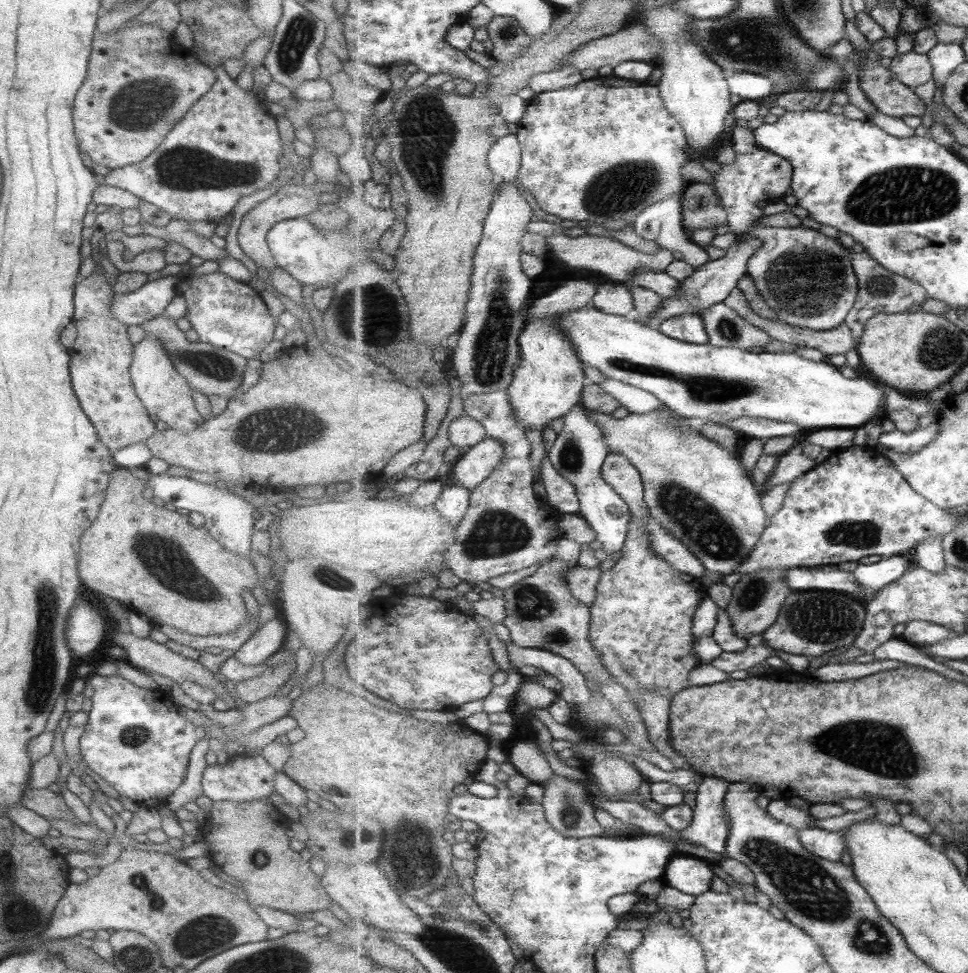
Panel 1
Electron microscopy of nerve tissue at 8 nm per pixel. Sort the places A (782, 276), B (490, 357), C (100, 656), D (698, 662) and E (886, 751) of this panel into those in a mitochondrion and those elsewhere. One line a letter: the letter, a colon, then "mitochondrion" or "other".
A: mitochondrion
B: mitochondrion
C: other
D: other
E: mitochondrion

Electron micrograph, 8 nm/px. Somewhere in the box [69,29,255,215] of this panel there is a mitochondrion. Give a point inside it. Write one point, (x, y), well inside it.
(138, 105)

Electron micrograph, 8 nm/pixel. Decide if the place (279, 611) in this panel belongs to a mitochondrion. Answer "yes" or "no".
no

